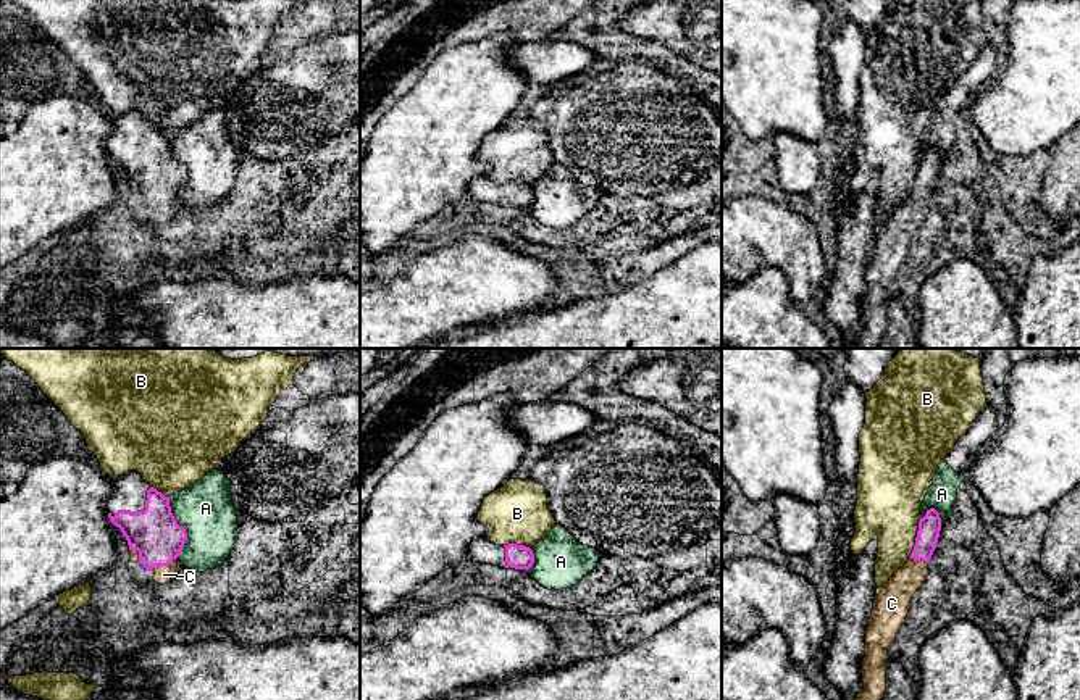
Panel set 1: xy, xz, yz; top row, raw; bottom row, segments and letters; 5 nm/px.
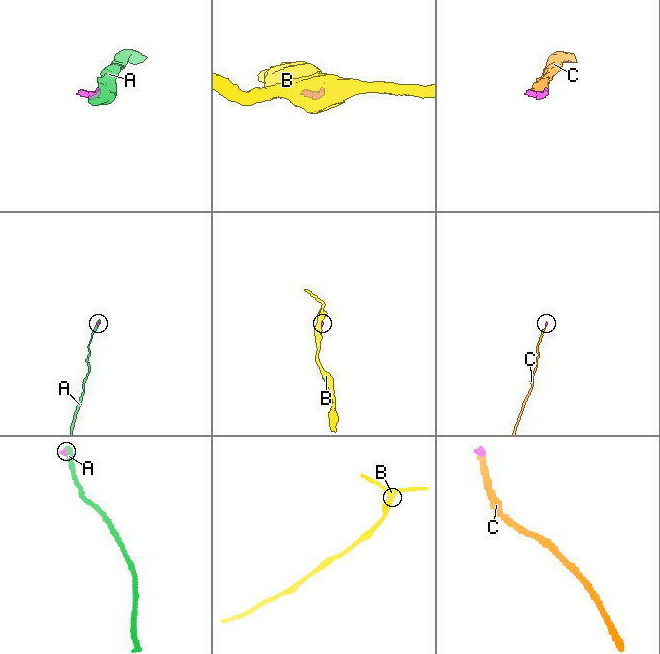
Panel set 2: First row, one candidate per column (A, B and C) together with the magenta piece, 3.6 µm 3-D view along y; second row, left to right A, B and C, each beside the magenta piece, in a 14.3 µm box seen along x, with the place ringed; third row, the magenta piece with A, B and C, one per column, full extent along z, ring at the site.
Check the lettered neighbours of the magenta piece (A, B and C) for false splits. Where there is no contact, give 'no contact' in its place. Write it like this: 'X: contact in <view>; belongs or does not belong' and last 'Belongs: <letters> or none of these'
A: contact in xy; does not belong
B: contact in yz; does not belong
C: contact in xy; belongs
Belongs: C

